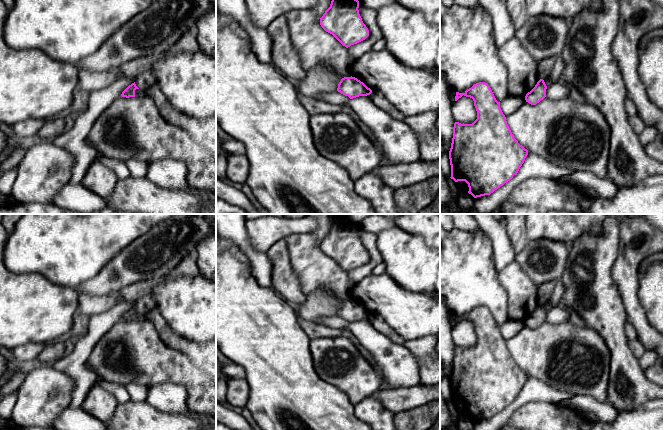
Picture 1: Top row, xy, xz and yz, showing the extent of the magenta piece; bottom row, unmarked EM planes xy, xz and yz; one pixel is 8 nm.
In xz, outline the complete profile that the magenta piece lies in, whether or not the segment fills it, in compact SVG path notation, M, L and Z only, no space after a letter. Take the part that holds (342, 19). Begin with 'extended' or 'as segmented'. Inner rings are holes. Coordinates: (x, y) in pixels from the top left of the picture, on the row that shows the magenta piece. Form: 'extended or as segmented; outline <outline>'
as segmented; outline M332 0L330 7L320 18L321 27L346 48L369 36L358 8L358 0Z

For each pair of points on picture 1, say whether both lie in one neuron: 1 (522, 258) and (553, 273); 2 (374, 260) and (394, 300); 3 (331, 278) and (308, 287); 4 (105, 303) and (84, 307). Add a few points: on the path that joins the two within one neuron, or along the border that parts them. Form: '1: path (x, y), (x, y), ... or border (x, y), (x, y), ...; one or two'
1: path (530, 258), (533, 258), (545, 269); one
2: border (372, 274), (355, 283); two
3: path (325, 278), (317, 278), (314, 281); one
4: path (100, 304), (89, 305); one

